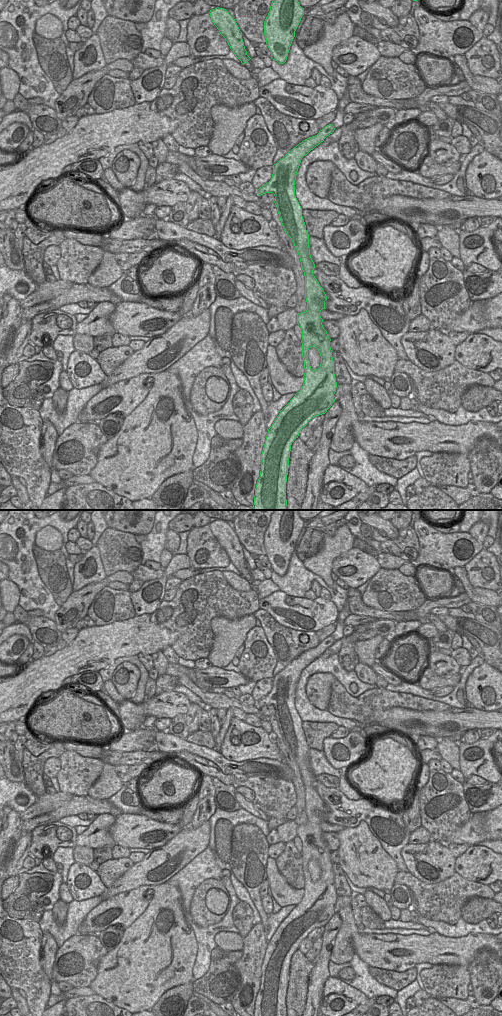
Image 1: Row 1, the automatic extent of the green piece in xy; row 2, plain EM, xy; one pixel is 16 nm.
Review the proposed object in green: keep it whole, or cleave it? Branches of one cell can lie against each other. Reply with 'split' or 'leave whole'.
leave whole

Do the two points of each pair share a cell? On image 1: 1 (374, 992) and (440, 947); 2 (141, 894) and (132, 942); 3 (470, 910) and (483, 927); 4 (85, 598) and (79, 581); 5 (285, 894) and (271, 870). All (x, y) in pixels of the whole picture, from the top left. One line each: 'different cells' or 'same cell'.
1: different cells
2: different cells
3: different cells
4: different cells
5: same cell

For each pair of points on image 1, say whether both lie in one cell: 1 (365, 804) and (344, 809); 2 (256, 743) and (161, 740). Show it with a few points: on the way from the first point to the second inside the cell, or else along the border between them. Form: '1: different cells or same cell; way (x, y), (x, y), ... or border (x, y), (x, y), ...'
1: same cell; way (360, 809), (349, 809)
2: different cells; border (219, 752), (229, 760), (242, 761)

